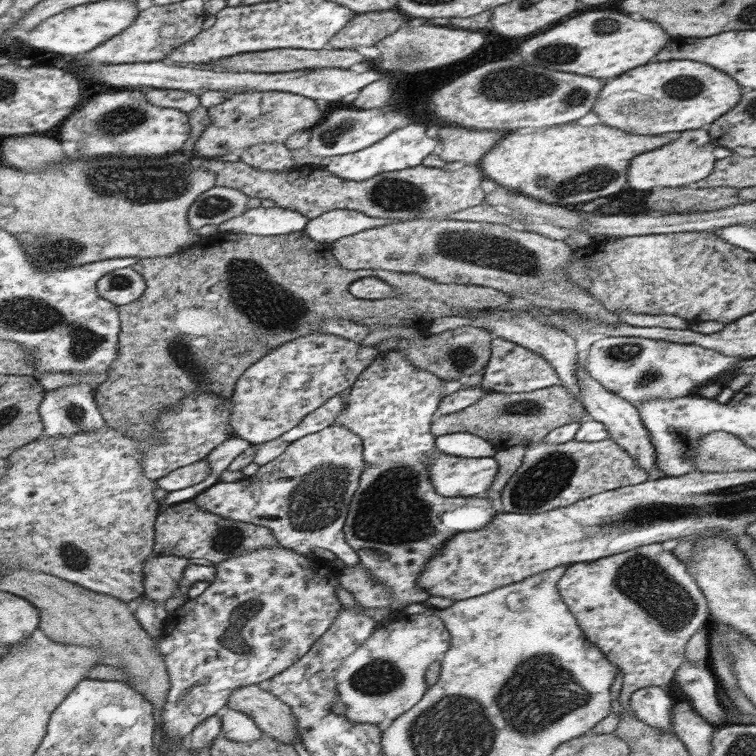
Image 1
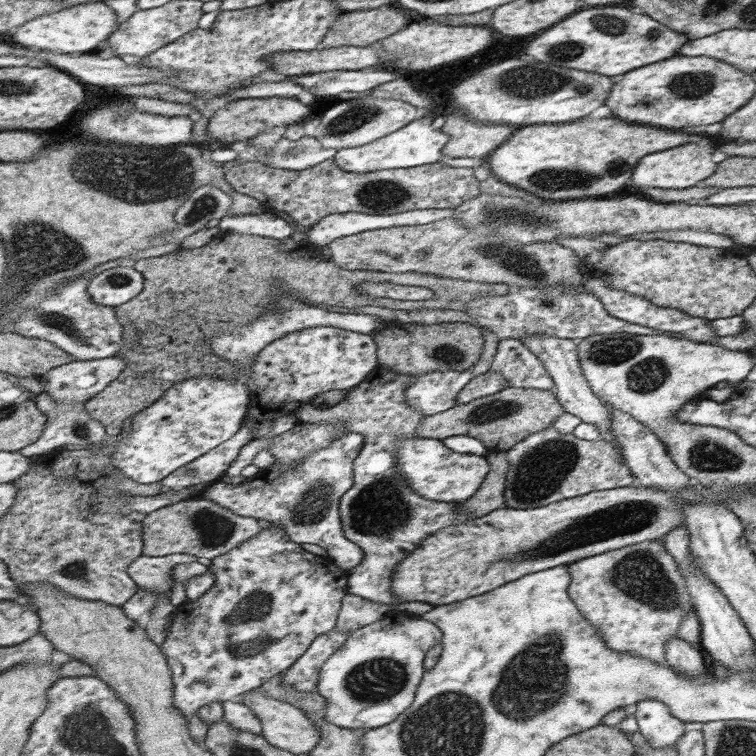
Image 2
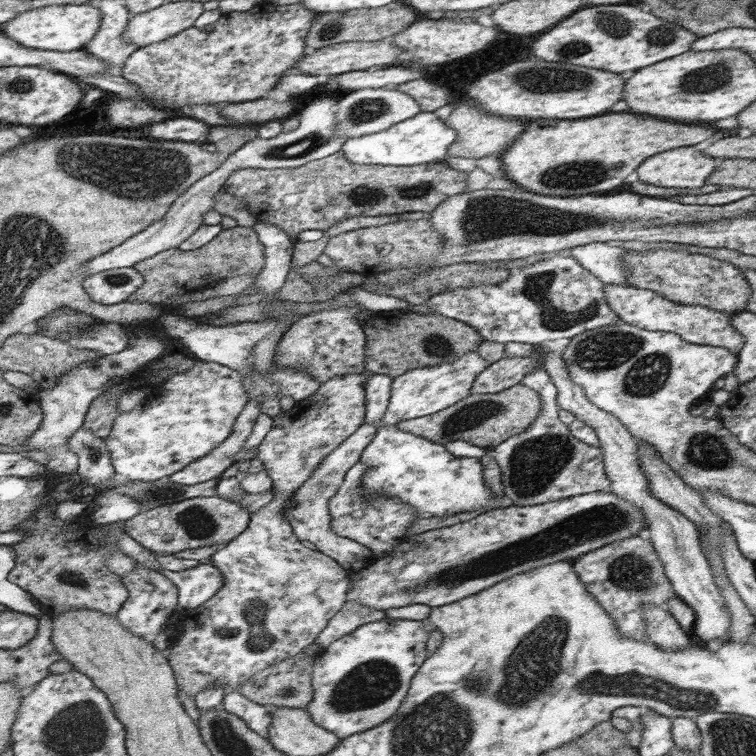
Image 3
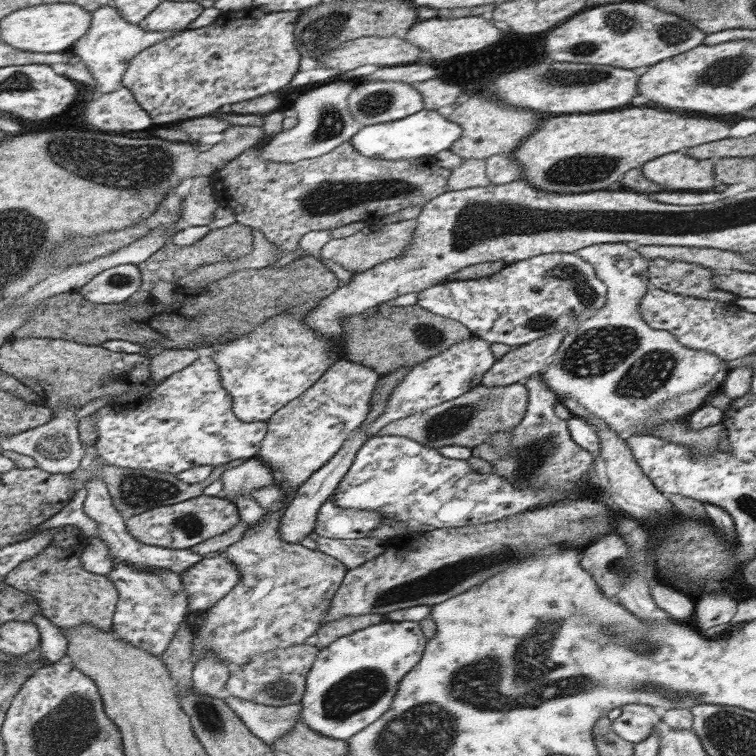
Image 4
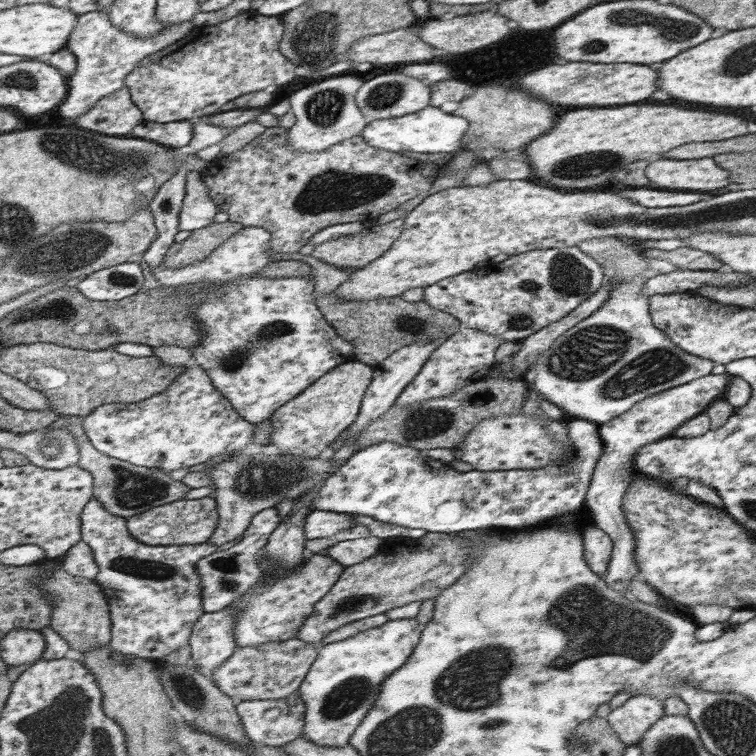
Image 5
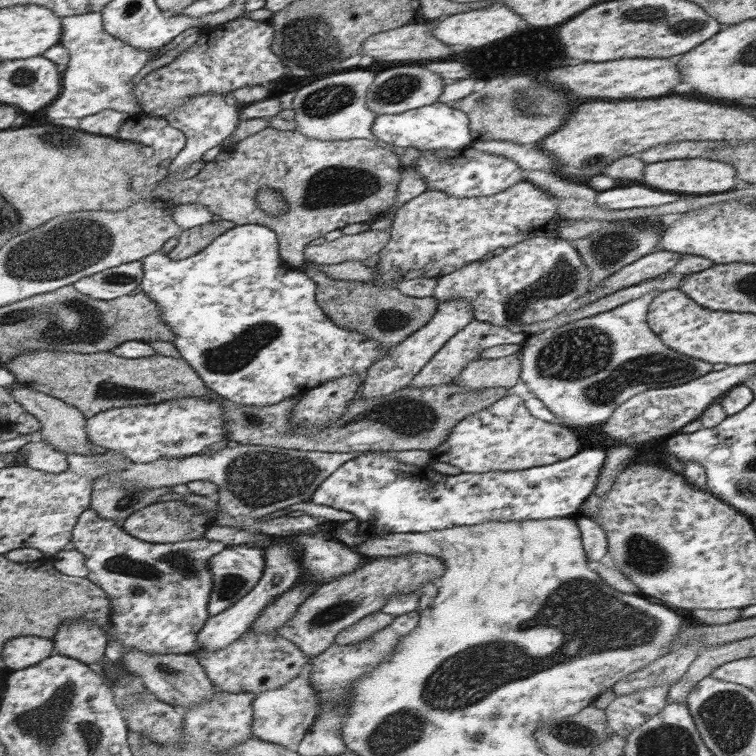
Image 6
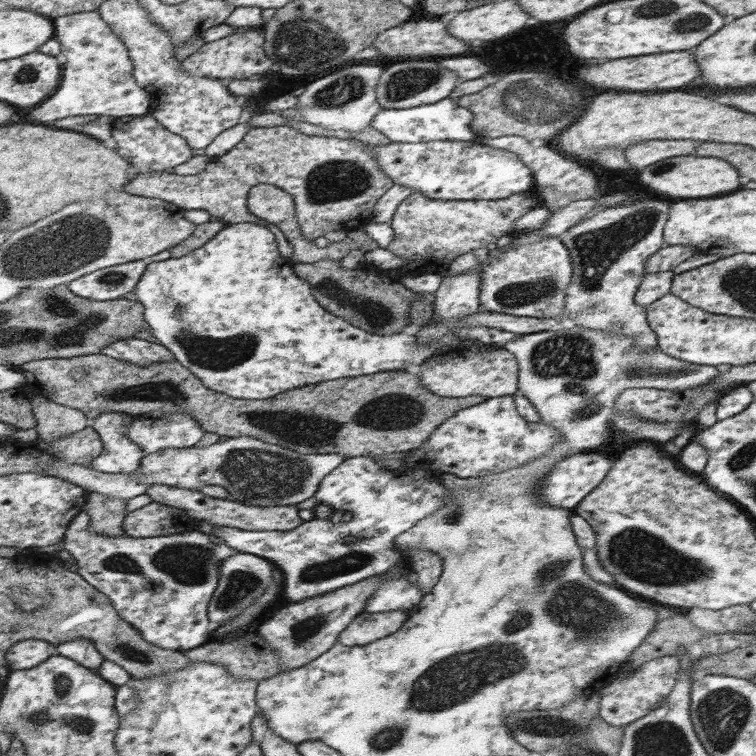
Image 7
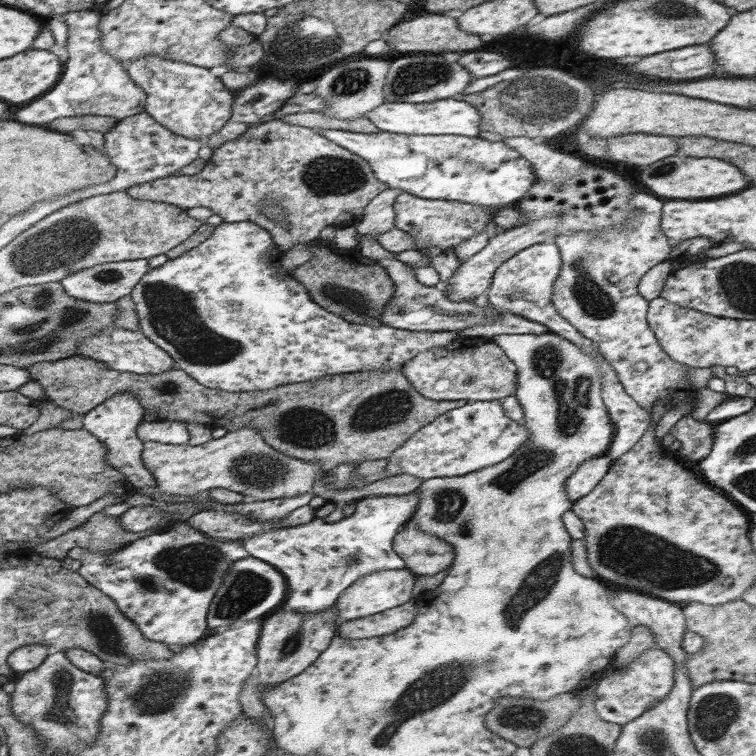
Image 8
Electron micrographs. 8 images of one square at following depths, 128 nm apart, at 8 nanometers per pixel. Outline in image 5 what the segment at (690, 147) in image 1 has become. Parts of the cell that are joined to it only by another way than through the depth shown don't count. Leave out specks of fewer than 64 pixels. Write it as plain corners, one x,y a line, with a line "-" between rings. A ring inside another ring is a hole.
712,158
702,160
656,160
648,164
646,177
658,188
712,192
730,184
730,172
718,168

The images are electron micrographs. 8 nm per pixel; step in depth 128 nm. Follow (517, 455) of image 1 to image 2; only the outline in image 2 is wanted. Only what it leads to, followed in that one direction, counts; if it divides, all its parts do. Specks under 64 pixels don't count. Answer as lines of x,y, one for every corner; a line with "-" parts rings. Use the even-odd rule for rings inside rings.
491,451
487,460
490,462
490,474
483,480
478,494
460,504
460,514
482,517
500,509
505,501
506,473
509,469
507,454
505,451

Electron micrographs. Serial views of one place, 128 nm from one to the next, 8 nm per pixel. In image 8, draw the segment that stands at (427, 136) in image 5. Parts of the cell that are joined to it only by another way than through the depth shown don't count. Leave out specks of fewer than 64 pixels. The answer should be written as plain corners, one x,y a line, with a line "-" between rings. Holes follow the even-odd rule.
446,98
426,103
390,102
383,103
366,115
378,130
408,135
456,135
478,136
480,114
466,102

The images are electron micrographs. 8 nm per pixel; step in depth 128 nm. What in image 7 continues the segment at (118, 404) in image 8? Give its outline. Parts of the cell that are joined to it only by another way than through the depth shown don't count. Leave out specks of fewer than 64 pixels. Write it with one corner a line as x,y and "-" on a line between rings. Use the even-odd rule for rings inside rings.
105,412
92,420
94,427
105,440
105,451
90,466
99,472
136,474
140,471
146,452
128,437
128,428
136,415
126,412
-
151,484
145,494
151,496
154,502
179,508
197,521
204,521
220,527
250,529
253,532
282,531
286,533
296,529
303,523
298,516
300,510
297,504
289,504
288,506
248,506
241,502
206,496
199,490
169,488
160,484

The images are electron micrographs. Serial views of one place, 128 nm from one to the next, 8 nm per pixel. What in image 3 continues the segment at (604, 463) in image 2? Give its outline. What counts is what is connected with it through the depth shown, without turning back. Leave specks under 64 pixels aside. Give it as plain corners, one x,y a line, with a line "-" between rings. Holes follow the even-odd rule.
557,253
526,268
512,270
501,284
478,284
447,290
431,296
424,305
435,310
436,314
472,325
472,328
483,335
483,340
504,343
503,356
508,358
528,356
536,346
546,340
572,339
601,326
616,325
621,320
608,303
604,282
584,269
573,257
559,256
-
542,366
525,374
521,383
539,392
543,408
541,417
530,428
497,444
485,448
485,455
496,460
501,468
505,500
516,506
544,504
576,495
608,490
611,480
607,477
604,453
600,446
583,443
559,417
557,388

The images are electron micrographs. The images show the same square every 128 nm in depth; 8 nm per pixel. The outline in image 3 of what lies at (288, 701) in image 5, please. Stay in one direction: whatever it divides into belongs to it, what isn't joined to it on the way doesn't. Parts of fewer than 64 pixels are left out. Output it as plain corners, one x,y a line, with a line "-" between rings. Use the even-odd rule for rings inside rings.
238,691
227,692
220,706
228,712
245,720
248,728
259,733
261,737
267,737
272,727
272,712
267,705
242,696

